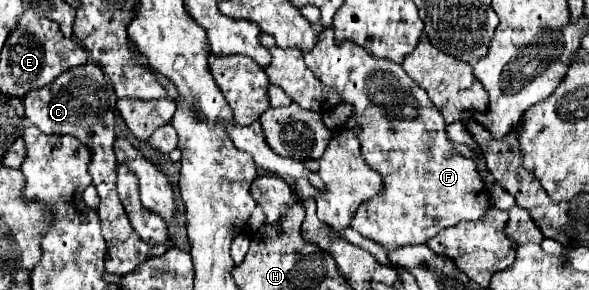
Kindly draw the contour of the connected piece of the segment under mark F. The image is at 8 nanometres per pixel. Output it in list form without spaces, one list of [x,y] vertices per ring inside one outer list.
[[[332,28],[320,32],[314,50],[304,52],[304,60],[316,78],[340,92],[342,102],[354,104],[354,114],[346,126],[352,128],[358,124],[362,128],[362,154],[384,180],[384,190],[376,198],[364,202],[354,214],[354,230],[370,240],[376,240],[386,250],[394,250],[406,244],[424,244],[448,226],[454,226],[462,220],[478,220],[484,216],[490,200],[486,184],[476,172],[474,160],[456,152],[452,142],[446,138],[446,124],[440,116],[440,110],[428,100],[428,94],[414,80],[410,80],[400,64],[392,64],[386,58],[378,60],[352,42],[336,44]]]

